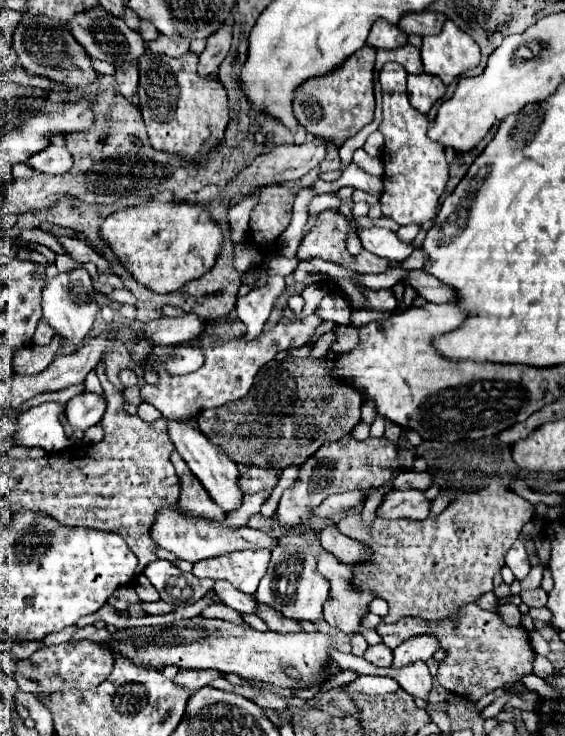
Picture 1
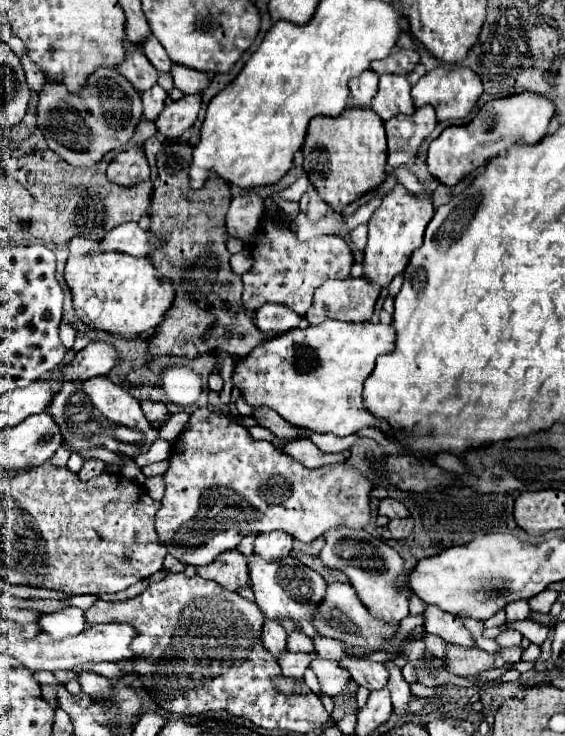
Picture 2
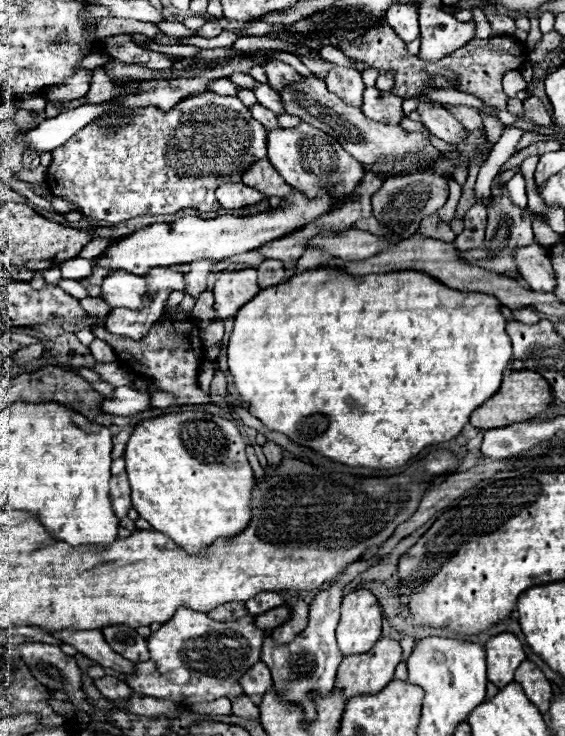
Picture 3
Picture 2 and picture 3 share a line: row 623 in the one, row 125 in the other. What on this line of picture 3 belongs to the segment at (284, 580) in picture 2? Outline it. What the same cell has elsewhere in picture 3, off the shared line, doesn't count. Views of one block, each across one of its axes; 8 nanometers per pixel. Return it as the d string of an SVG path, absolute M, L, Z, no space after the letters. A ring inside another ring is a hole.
M300 124L294 128L268 130L268 160L280 172L280 176L296 190L306 196L316 196L320 190L332 192L336 196L350 194L364 176L364 166L348 156L348 152L326 132L310 124Z

